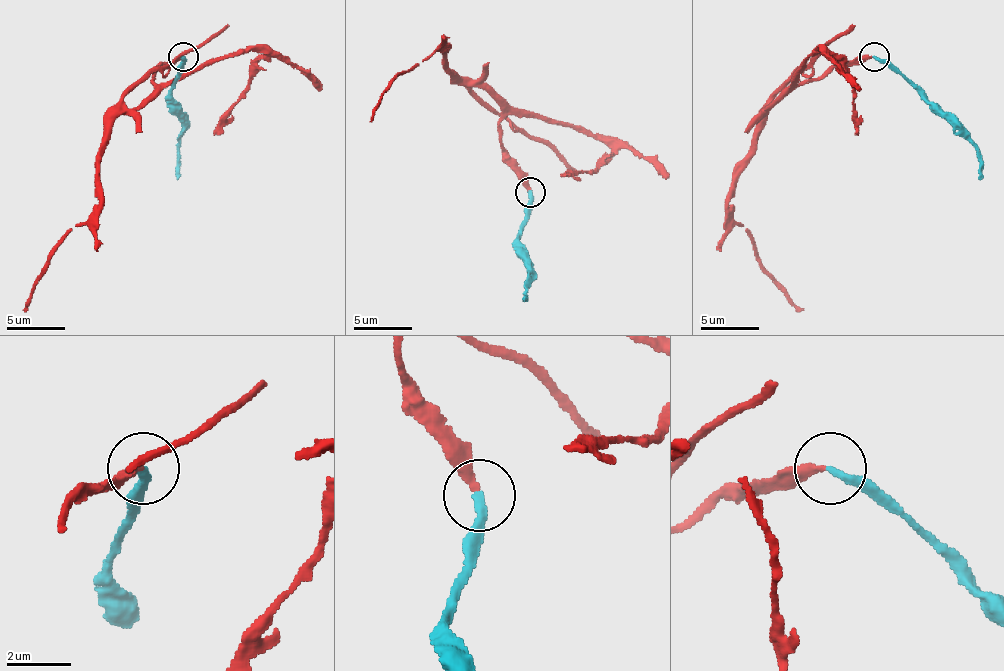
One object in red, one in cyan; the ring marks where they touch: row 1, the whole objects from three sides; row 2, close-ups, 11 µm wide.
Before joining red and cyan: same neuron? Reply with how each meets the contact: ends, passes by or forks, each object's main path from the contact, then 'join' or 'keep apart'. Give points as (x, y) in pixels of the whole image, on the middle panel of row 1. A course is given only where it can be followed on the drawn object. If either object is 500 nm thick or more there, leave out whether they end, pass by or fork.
red ends; cyan ends; course red (529, 191), (526, 173), (500, 141), (500, 106), (447, 64), (447, 47), (394, 79), (370, 120); course cyan (529, 191), (529, 218), (518, 238), (518, 256), (529, 271), (529, 285), (523, 300); join

